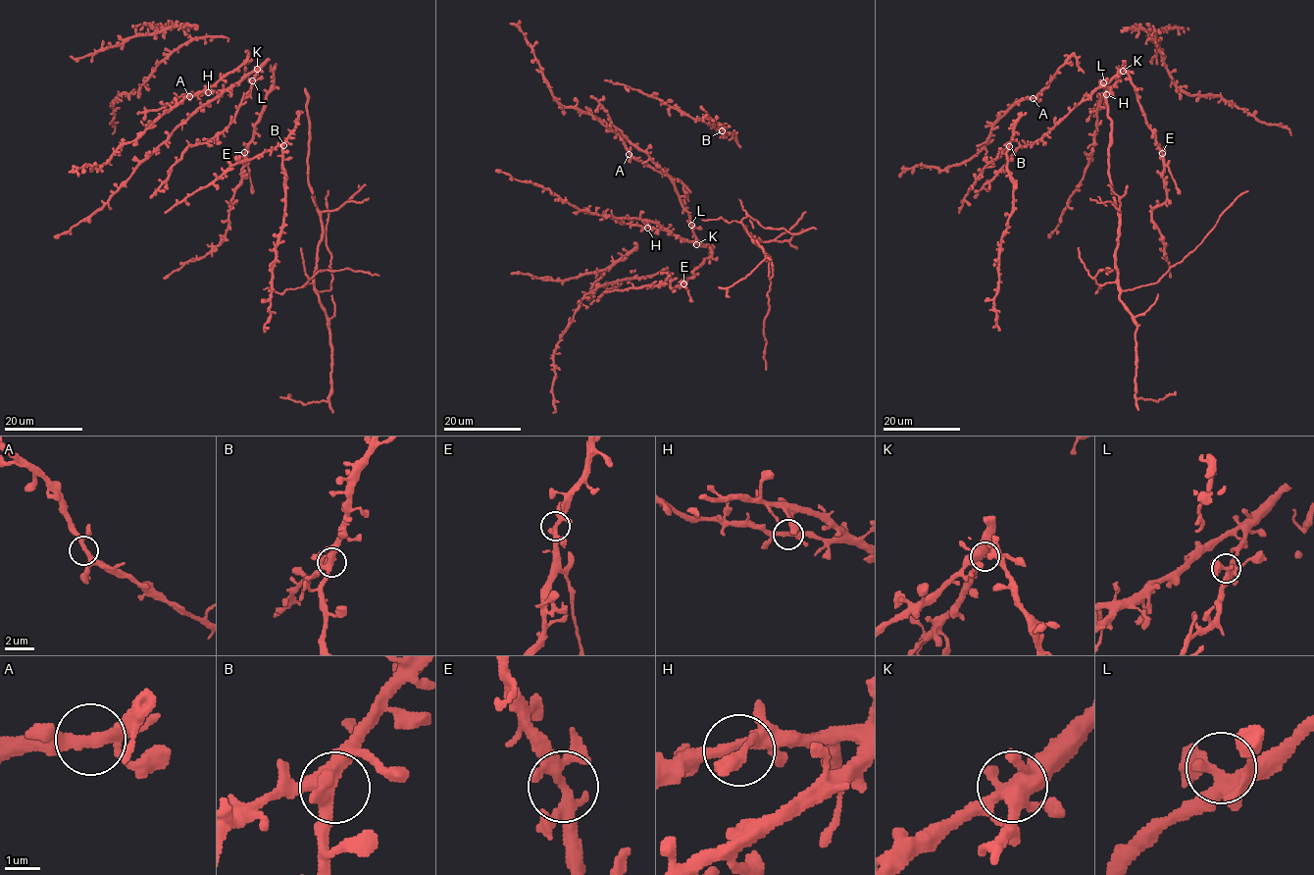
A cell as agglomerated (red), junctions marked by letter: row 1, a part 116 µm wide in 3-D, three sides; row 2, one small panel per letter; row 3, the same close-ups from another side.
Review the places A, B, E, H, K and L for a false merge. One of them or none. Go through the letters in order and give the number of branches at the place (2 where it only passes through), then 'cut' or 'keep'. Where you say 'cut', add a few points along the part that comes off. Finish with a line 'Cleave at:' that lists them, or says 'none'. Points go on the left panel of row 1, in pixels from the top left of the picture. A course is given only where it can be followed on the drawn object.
A: branches 4; keep
B: branches 4; keep
E: branches 5; keep
H: branches 5; keep
K: branches 5; keep
L: branches 4; keep
Cleave at: none

